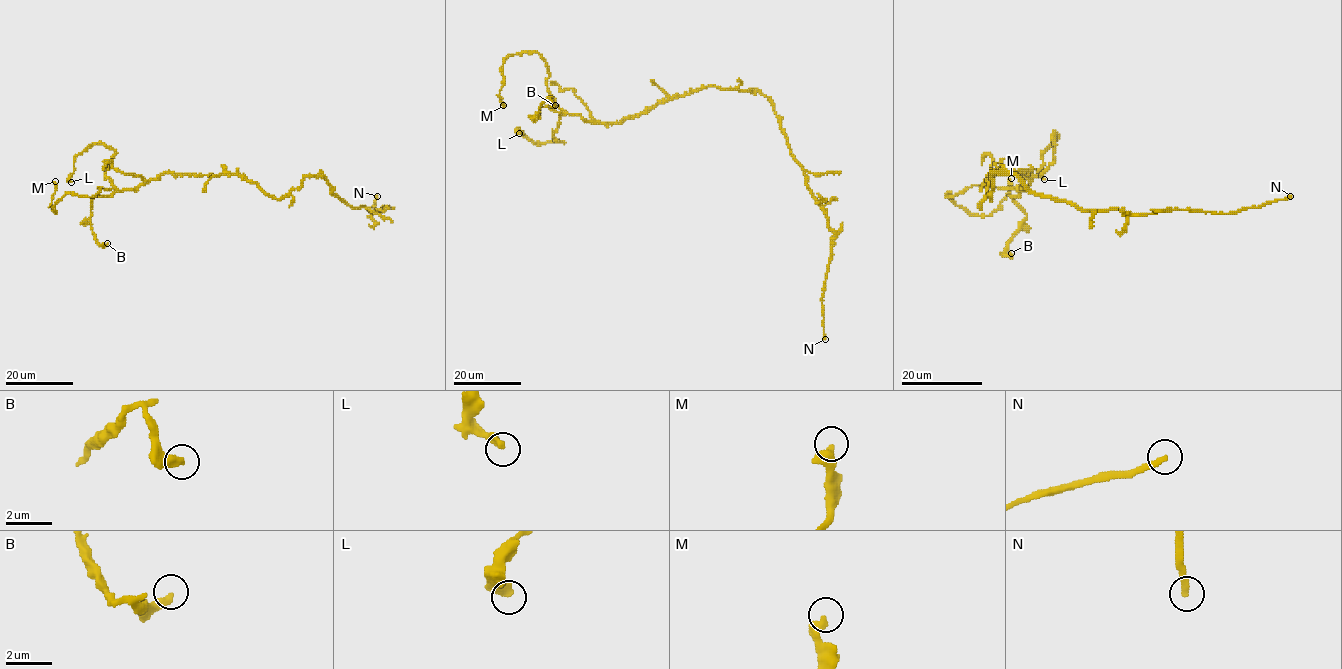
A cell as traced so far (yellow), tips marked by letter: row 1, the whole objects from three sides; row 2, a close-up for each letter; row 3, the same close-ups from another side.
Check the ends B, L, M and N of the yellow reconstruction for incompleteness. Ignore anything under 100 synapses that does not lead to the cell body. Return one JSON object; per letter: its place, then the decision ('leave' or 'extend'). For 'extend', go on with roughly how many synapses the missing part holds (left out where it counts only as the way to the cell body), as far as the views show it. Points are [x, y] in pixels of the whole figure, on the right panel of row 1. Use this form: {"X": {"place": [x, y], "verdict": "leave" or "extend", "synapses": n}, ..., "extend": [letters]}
{"B": {"place": [1011, 253], "verdict": "leave"}, "L": {"place": [1044, 179], "verdict": "leave"}, "M": {"place": [1011, 178], "verdict": "leave"}, "N": {"place": [1290, 196], "verdict": "extend", "synapses": 170}, "extend": ["N"]}

